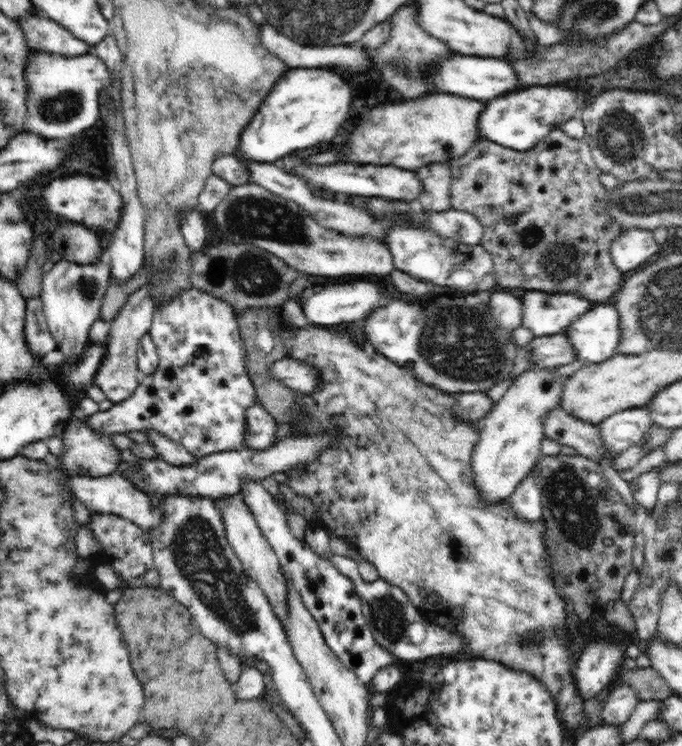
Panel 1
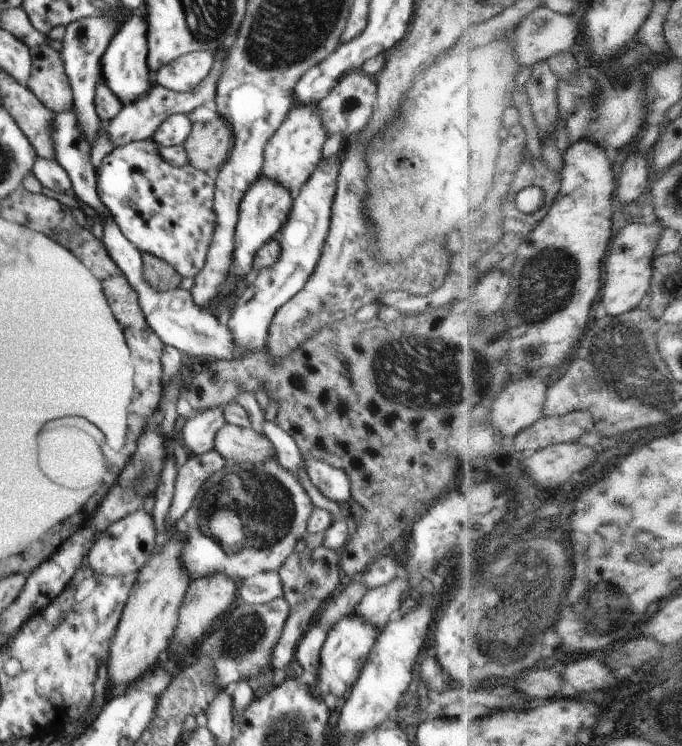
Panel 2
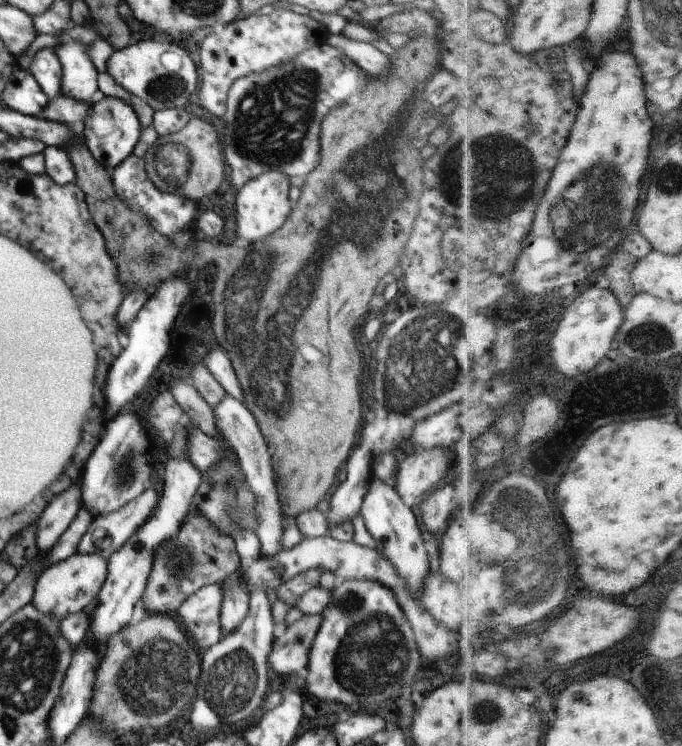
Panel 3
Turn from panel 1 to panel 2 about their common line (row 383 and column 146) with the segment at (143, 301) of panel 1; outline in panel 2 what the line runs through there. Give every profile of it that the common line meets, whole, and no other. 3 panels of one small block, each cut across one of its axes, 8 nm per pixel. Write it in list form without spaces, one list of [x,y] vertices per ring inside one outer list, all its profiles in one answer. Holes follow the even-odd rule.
[[[230,38],[224,42],[221,50],[215,53],[212,69],[204,81],[201,81],[196,88],[186,93],[178,93],[167,90],[158,84],[151,86],[151,90],[141,98],[132,103],[124,104],[115,118],[112,118],[107,125],[107,132],[114,147],[122,147],[133,141],[150,141],[160,127],[160,124],[174,114],[188,115],[193,109],[203,107],[202,104],[215,100],[216,84],[220,74],[224,72],[225,54],[230,47]]]

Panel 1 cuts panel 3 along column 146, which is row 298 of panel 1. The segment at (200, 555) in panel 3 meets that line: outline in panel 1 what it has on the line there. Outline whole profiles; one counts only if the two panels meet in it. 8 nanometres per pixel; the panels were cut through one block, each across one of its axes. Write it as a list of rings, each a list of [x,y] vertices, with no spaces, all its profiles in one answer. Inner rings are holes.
[[[560,128],[530,150],[504,148],[486,139],[478,140],[462,156],[450,159],[451,205],[456,210],[472,213],[484,227],[481,246],[494,261],[496,285],[506,289],[542,290],[549,294],[573,294],[590,303],[603,305],[622,288],[623,276],[610,255],[610,246],[624,231],[605,212],[607,192],[600,184],[603,173],[593,159],[588,143],[566,135]]]

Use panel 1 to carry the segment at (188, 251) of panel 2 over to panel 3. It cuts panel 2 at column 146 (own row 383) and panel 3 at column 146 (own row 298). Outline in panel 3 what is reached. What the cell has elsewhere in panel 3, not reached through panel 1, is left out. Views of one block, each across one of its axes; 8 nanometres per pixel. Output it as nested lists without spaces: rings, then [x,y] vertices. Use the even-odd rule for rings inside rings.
[[[132,153],[120,165],[112,168],[110,173],[113,187],[117,194],[116,198],[131,209],[142,213],[146,217],[148,224],[155,231],[172,239],[176,233],[193,228],[201,210],[200,206],[198,206],[200,203],[196,203],[180,193],[160,190],[147,174],[145,157],[139,157]]]

